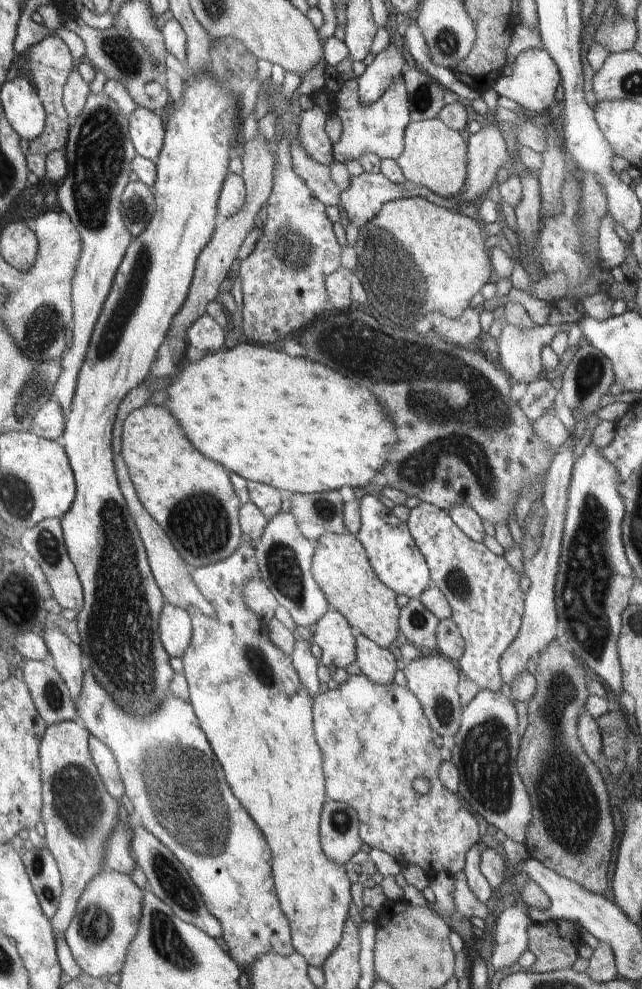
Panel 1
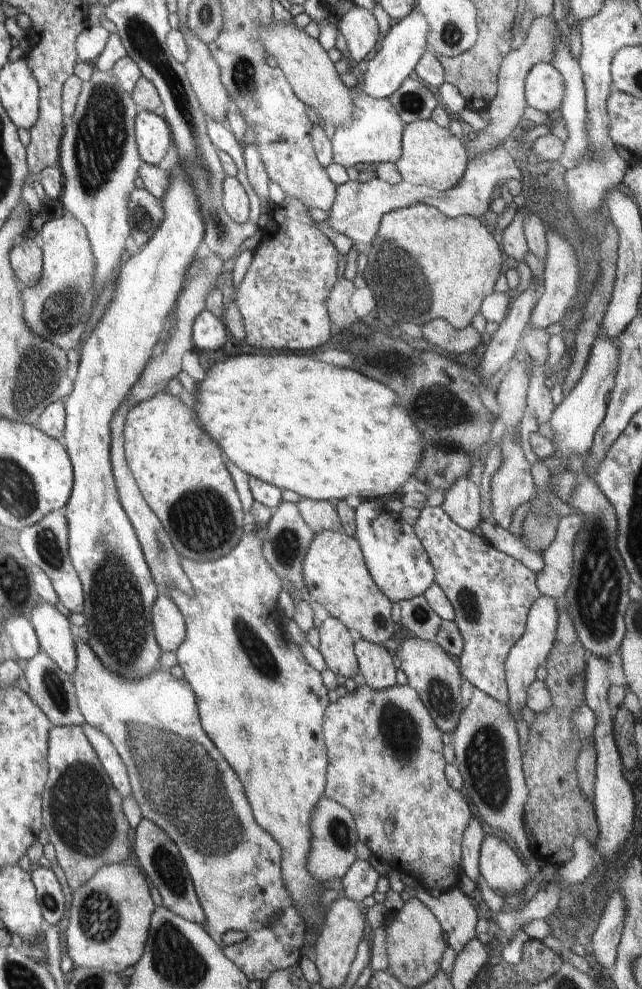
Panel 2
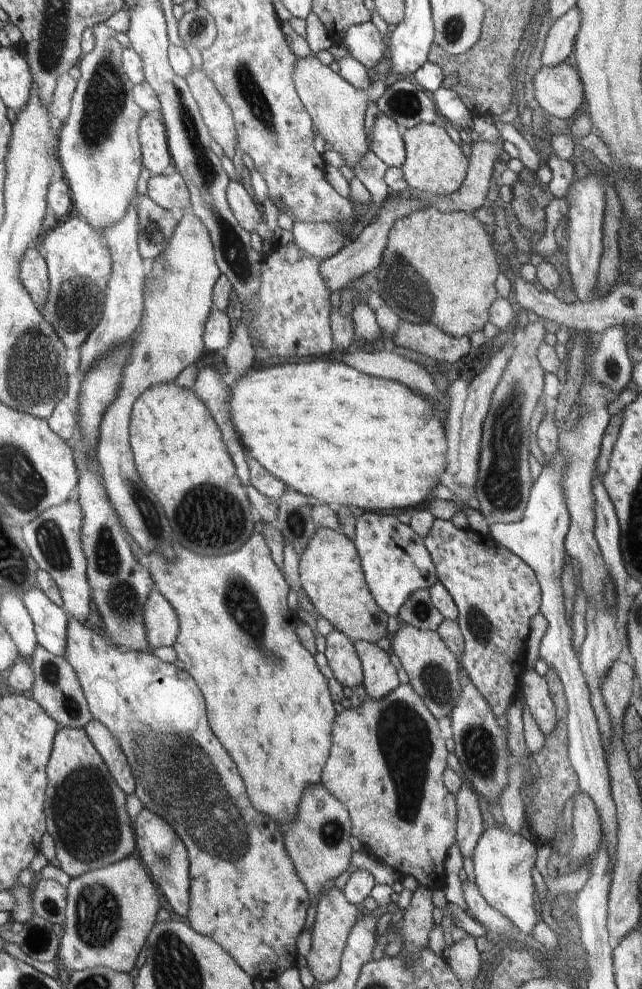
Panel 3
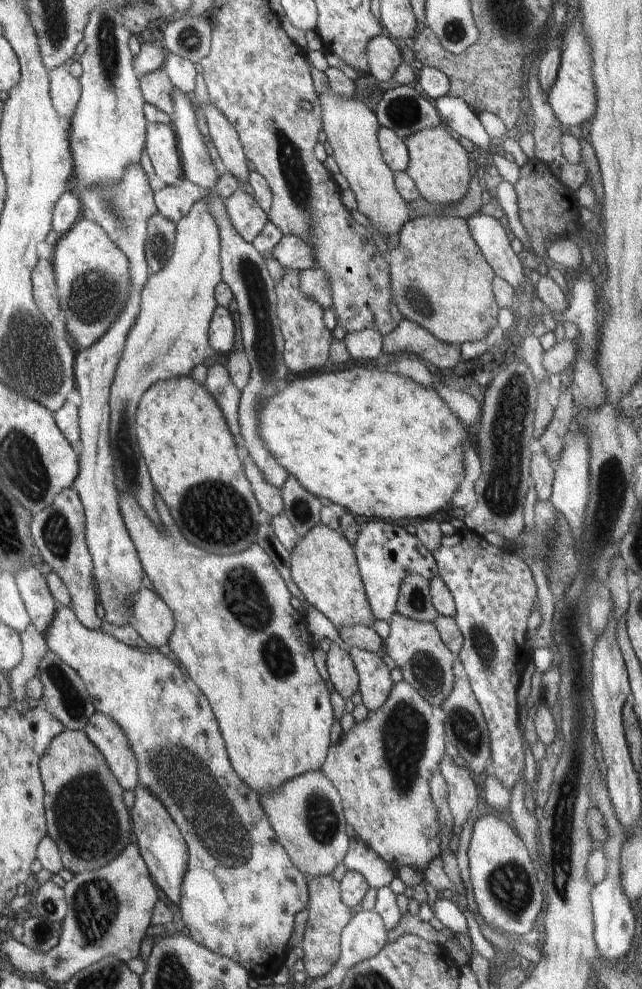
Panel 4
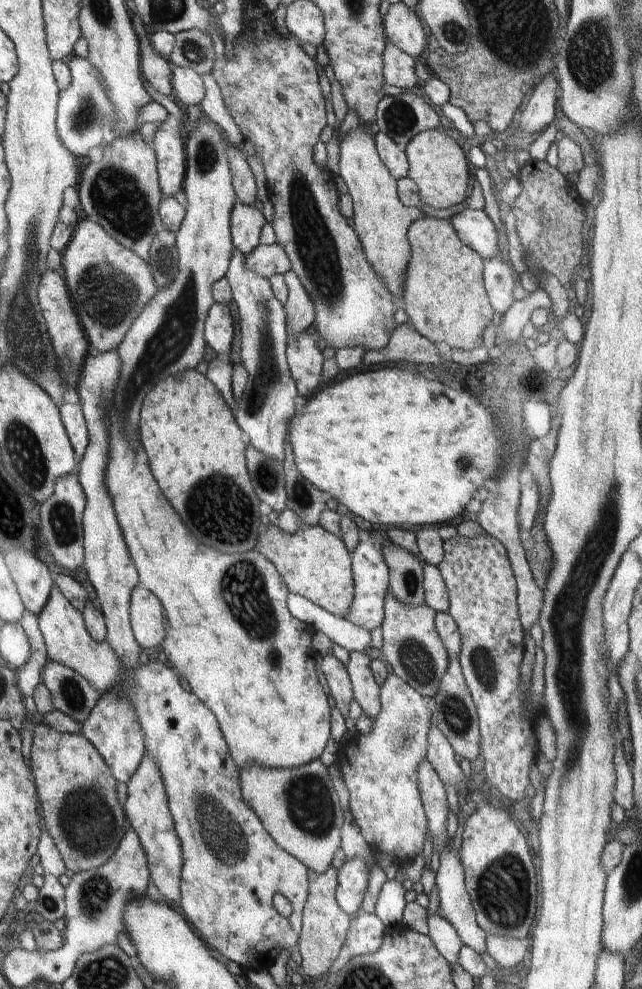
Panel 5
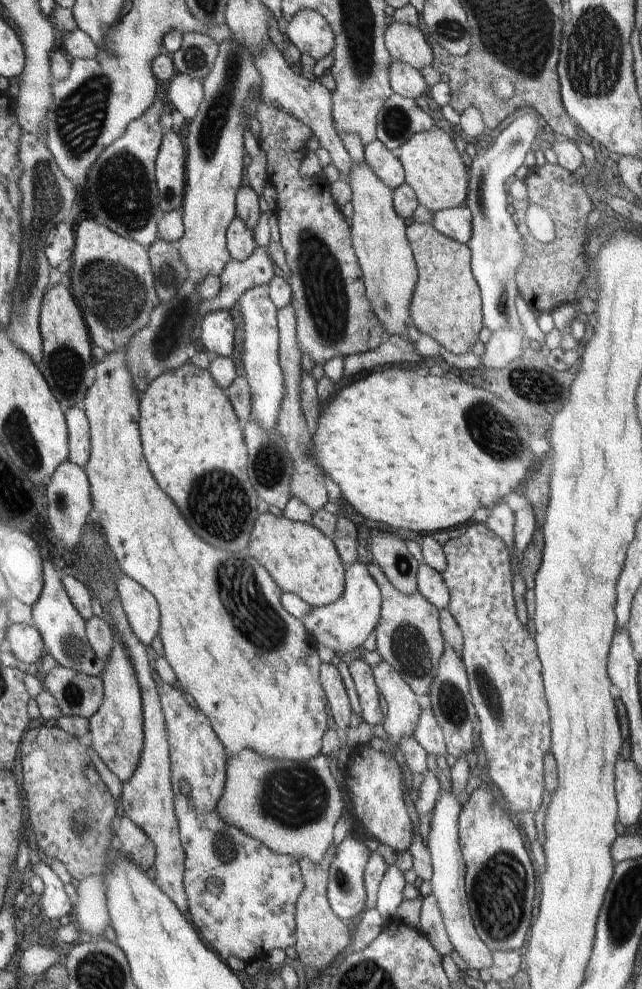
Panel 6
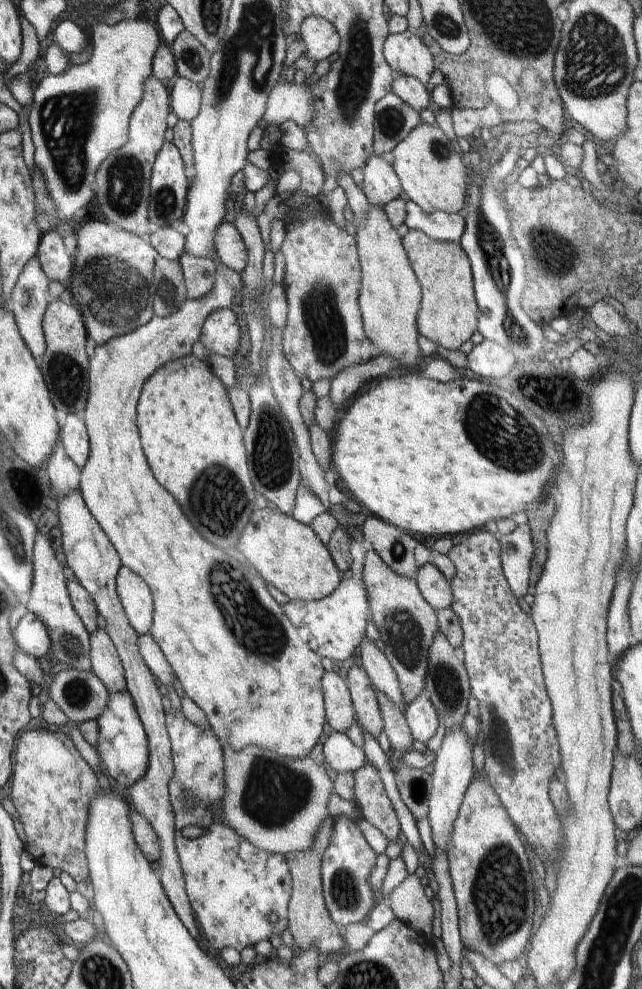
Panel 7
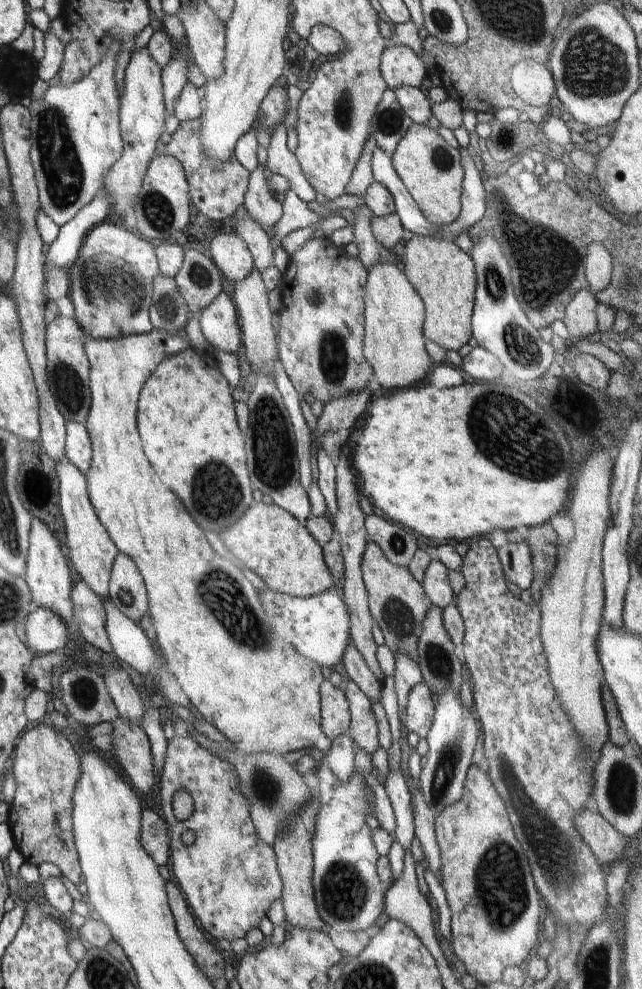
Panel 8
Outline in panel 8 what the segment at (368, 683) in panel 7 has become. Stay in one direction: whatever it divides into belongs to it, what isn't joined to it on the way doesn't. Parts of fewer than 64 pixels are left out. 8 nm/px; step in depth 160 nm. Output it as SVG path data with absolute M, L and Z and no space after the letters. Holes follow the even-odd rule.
M352 679L346 684L345 697L351 714L348 736L360 750L372 755L381 744L378 740L379 730L371 700Z

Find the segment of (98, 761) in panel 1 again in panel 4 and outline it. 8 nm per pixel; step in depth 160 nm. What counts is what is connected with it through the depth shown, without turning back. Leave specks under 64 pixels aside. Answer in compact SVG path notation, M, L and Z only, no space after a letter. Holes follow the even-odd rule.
M95 711L84 731L90 742L102 753L122 788L134 790L139 784L137 760L120 725L113 718Z

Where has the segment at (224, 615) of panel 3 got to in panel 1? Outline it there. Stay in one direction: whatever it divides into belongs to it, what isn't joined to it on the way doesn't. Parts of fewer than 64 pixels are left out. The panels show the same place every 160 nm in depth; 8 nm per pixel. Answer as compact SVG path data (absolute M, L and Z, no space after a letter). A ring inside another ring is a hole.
M244 537L228 558L191 569L194 584L212 604L216 614L215 618L210 618L196 607L186 609L190 615L192 636L186 652L181 656L183 674L189 684L189 703L200 718L199 725L226 772L229 787L244 804L270 845L275 891L290 925L295 952L299 952L309 965L321 968L342 938L348 906L352 902L351 882L345 868L331 861L321 847L319 822L328 798L322 753L312 730L313 696L301 681L291 657L270 640L268 626L249 609L243 599L245 584L250 579L259 578L256 548L249 542L250 539Z

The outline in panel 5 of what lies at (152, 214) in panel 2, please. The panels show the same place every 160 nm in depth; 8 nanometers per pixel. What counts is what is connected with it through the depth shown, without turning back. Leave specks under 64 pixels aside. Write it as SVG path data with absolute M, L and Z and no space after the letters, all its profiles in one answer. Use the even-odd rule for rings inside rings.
M168 229L157 232L152 241L148 266L158 288L166 288L179 271L175 234Z

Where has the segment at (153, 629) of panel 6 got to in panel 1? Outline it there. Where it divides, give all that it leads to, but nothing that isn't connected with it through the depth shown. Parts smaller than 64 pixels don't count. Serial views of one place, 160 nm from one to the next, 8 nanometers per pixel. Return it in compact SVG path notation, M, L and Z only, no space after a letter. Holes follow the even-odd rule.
M164 603L159 619L159 635L168 656L181 656L186 652L192 636L190 615L186 609Z

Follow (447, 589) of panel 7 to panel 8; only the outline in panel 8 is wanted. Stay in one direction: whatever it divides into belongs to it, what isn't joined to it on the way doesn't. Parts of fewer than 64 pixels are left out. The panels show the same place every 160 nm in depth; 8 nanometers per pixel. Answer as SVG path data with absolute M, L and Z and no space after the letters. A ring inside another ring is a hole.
M431 560L425 571L424 582L421 584L431 604L440 607L441 610L454 604L456 599L456 594L449 583L448 573L449 569L442 564L442 561Z

